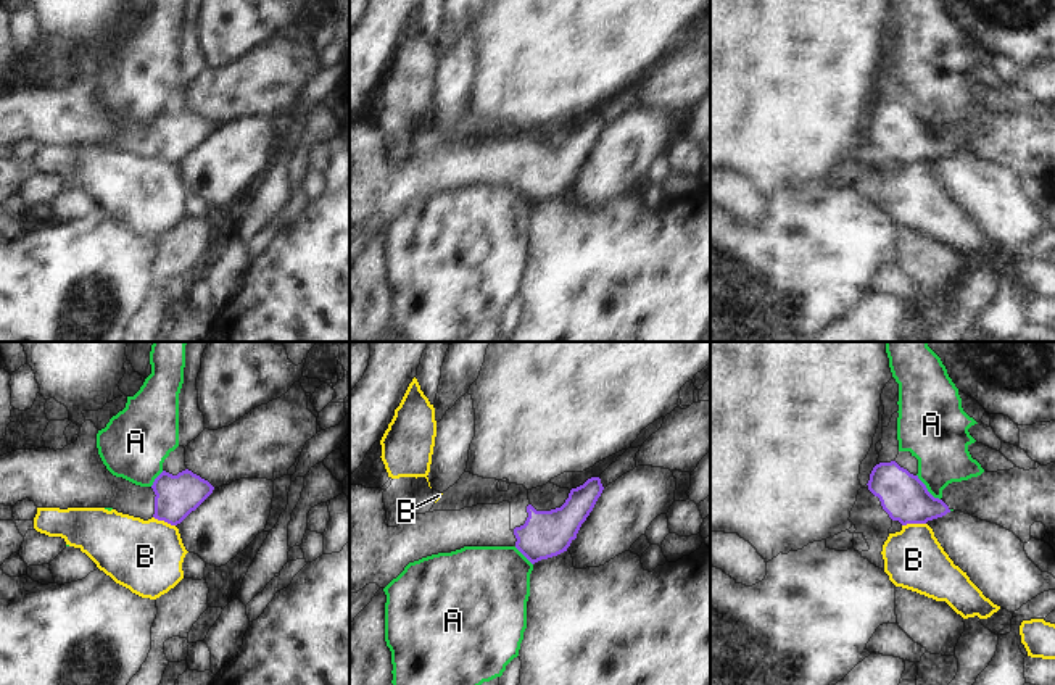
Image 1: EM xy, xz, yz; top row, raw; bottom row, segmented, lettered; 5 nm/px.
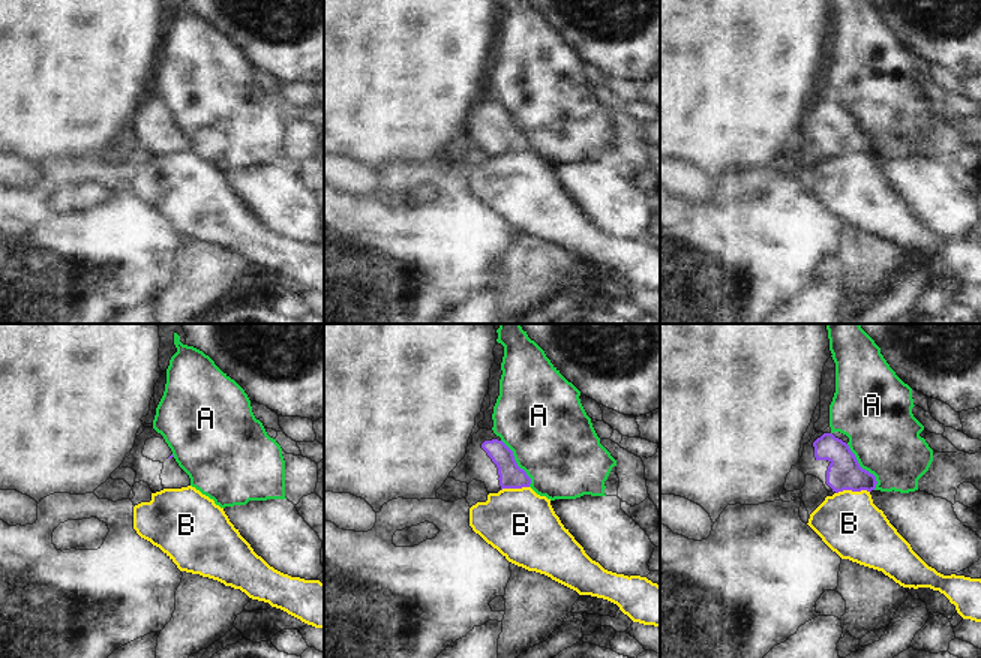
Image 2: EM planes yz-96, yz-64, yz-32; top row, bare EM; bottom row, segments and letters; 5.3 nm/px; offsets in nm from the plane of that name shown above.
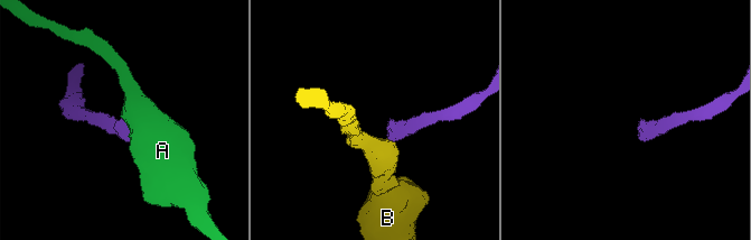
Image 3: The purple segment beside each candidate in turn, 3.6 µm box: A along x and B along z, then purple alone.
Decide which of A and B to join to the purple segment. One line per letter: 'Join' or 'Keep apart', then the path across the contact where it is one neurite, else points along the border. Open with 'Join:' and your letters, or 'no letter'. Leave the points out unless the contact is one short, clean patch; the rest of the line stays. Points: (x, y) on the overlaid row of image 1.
Join: no letter
A: Keep apart. Boundary: yz (917, 474), (925, 487), (939, 500)
B: Keep apart. Boundary: yz (925, 523), (907, 523), (902, 526).

